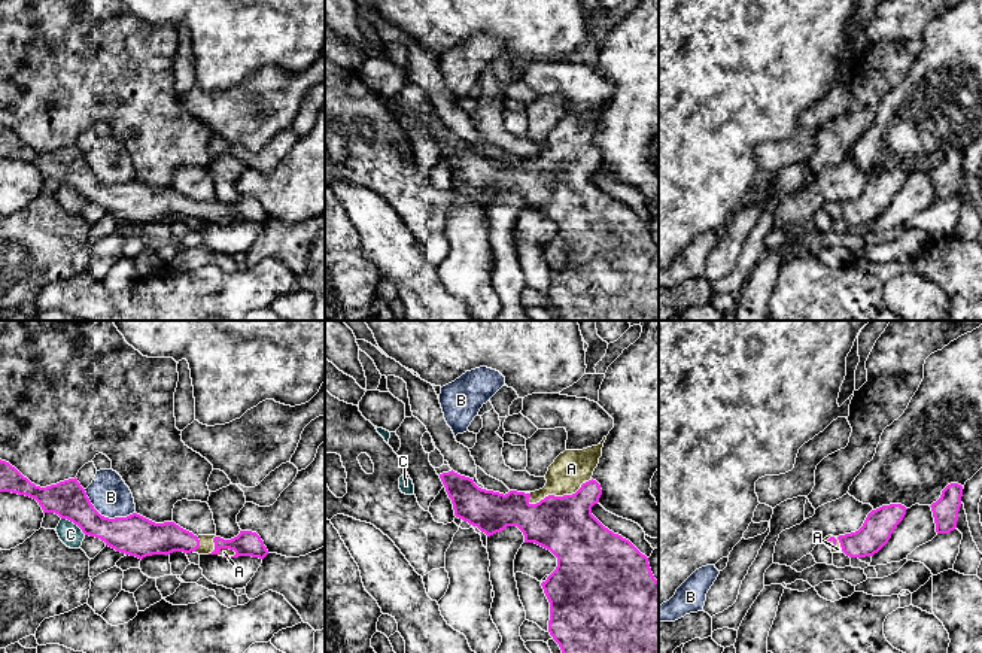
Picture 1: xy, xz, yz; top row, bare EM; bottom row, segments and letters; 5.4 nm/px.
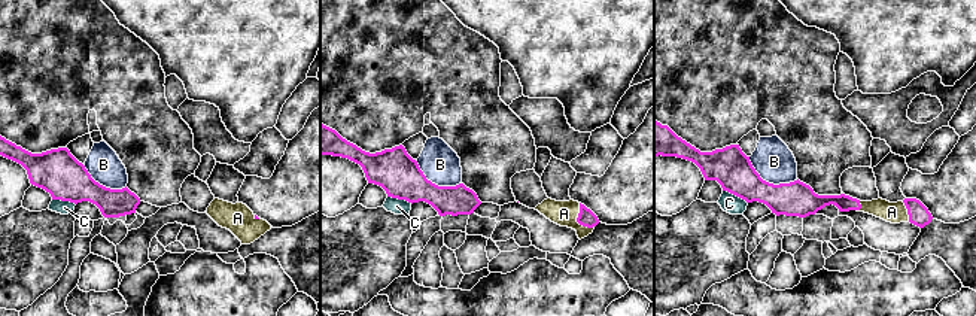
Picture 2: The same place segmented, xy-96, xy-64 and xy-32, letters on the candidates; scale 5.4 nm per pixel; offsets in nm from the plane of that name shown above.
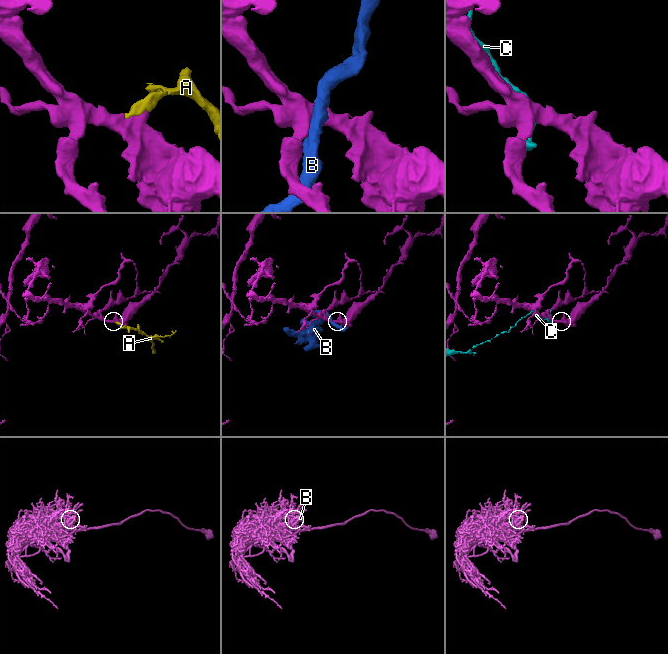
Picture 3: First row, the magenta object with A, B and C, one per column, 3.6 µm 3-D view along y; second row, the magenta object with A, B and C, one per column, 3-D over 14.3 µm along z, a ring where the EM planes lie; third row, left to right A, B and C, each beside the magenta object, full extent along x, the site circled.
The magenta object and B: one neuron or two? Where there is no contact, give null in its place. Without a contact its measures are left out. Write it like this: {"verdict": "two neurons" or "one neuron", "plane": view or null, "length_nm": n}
{"verdict": "two neurons", "plane": "xy", "length_nm": 300}

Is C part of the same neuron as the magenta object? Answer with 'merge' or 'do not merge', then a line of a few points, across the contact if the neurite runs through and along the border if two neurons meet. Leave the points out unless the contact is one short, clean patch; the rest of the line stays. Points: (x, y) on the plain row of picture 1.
do not merge

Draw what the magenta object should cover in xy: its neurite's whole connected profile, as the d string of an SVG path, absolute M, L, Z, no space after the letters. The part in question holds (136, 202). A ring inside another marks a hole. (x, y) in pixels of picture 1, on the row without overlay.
M1 125L0 158L30 163L39 168L43 179L55 179L77 191L85 201L100 204L116 218L139 225L173 218L259 225L268 221L261 203L252 197L240 197L237 203L224 206L216 201L197 203L174 188L155 189L137 179L127 183L104 183L94 174L76 143L40 154Z

